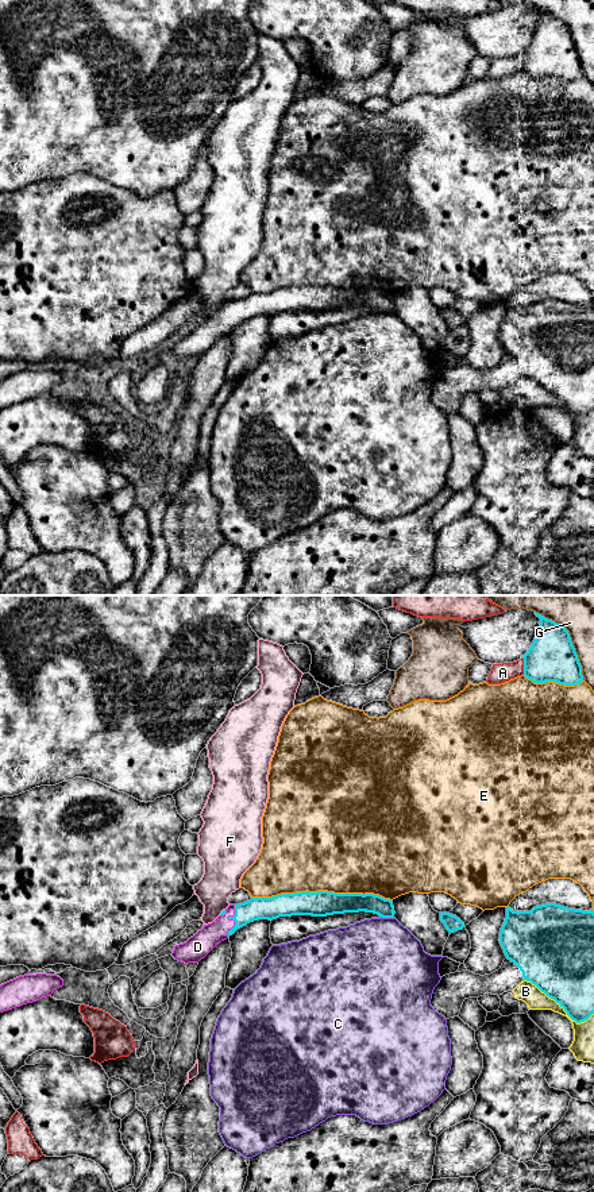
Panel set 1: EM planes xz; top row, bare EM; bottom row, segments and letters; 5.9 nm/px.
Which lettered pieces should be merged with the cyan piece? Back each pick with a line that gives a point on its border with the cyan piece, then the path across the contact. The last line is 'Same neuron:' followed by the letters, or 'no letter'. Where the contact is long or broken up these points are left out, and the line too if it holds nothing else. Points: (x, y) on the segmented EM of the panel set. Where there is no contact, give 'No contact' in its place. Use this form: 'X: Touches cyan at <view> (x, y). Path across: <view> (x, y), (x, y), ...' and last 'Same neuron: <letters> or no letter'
D: Touches cyan at xz (234, 919). Path across: xz (273, 907), (254, 909), (234, 919), (211, 934)
Same neuron: D

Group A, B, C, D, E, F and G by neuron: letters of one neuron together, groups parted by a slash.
A / B / C / D / E / F / G

